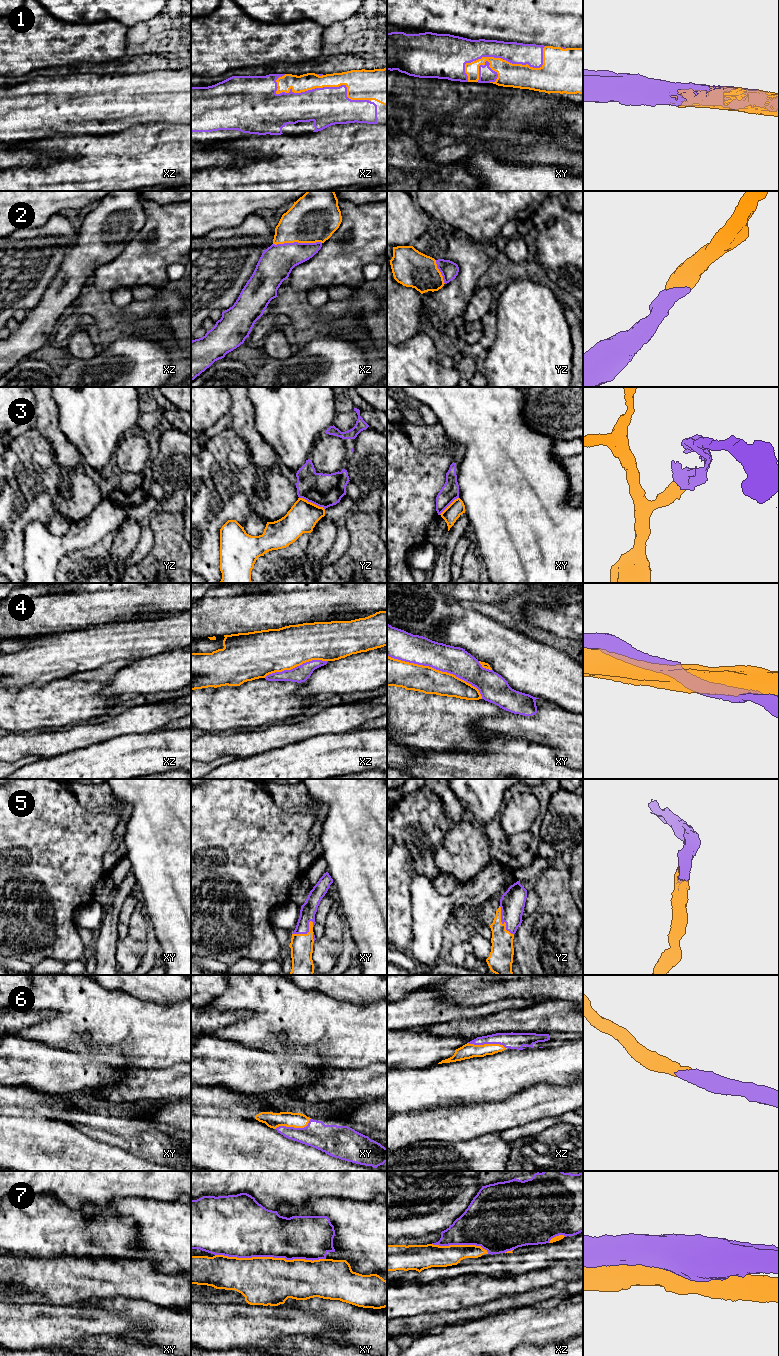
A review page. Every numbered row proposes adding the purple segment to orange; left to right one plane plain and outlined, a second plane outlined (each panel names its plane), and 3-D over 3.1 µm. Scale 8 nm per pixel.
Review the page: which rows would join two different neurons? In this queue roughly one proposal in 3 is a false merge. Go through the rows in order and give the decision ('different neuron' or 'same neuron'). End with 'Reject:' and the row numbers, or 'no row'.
1: same neuron
2: same neuron
3: different neuron
4: different neuron
5: same neuron
6: same neuron
7: different neuron
Reject: 3, 4, 7

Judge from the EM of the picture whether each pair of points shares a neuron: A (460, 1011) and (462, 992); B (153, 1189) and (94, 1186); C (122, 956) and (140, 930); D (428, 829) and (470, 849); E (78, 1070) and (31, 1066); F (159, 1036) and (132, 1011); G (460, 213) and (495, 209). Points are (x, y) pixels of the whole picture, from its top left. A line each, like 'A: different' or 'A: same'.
A: different
B: same
C: same
D: different
E: same
F: same
G: same

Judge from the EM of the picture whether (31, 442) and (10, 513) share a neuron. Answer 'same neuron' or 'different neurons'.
same neuron

